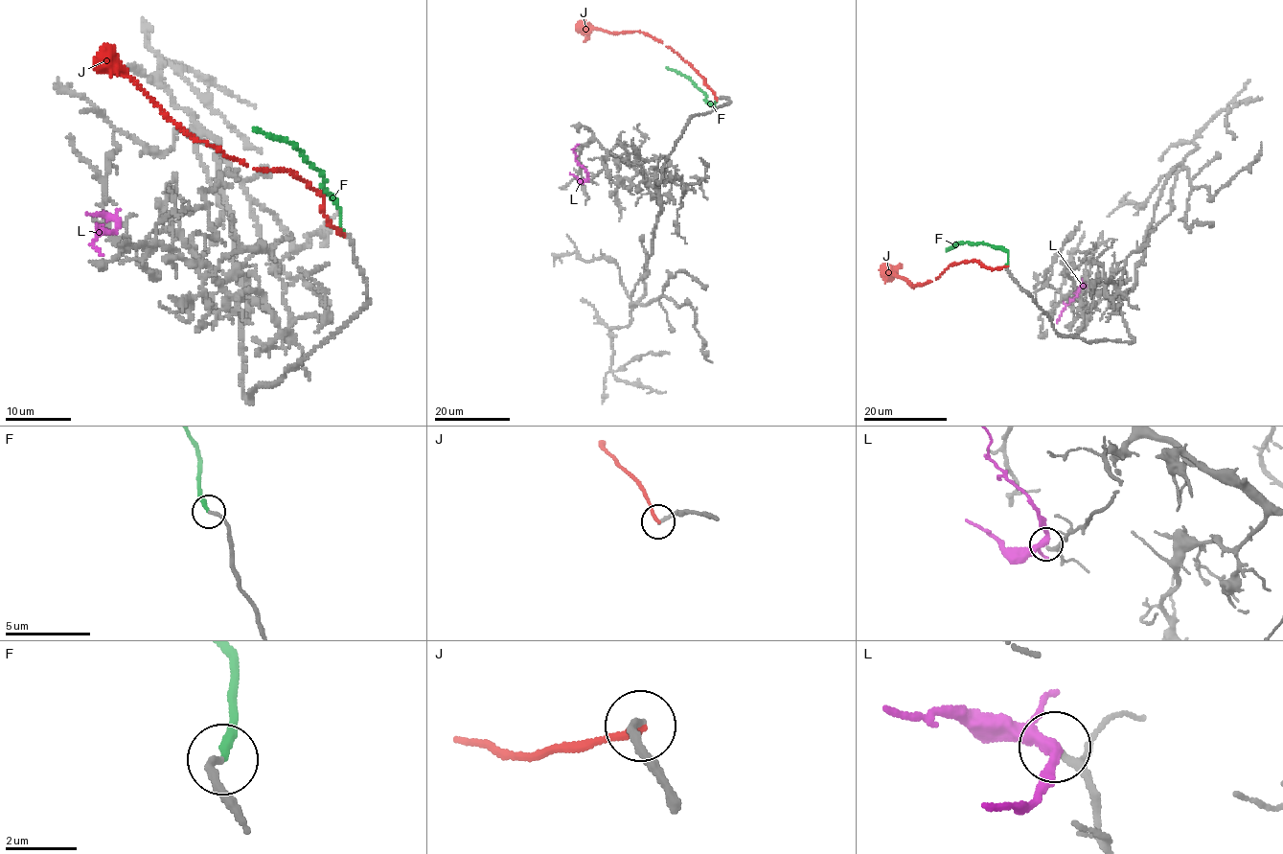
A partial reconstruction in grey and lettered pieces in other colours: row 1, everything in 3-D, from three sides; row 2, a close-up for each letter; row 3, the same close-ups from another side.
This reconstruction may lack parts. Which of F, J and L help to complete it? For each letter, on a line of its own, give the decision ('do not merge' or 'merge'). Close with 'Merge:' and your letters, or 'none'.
F: merge
J: do not merge
L: do not merge
Merge: F

